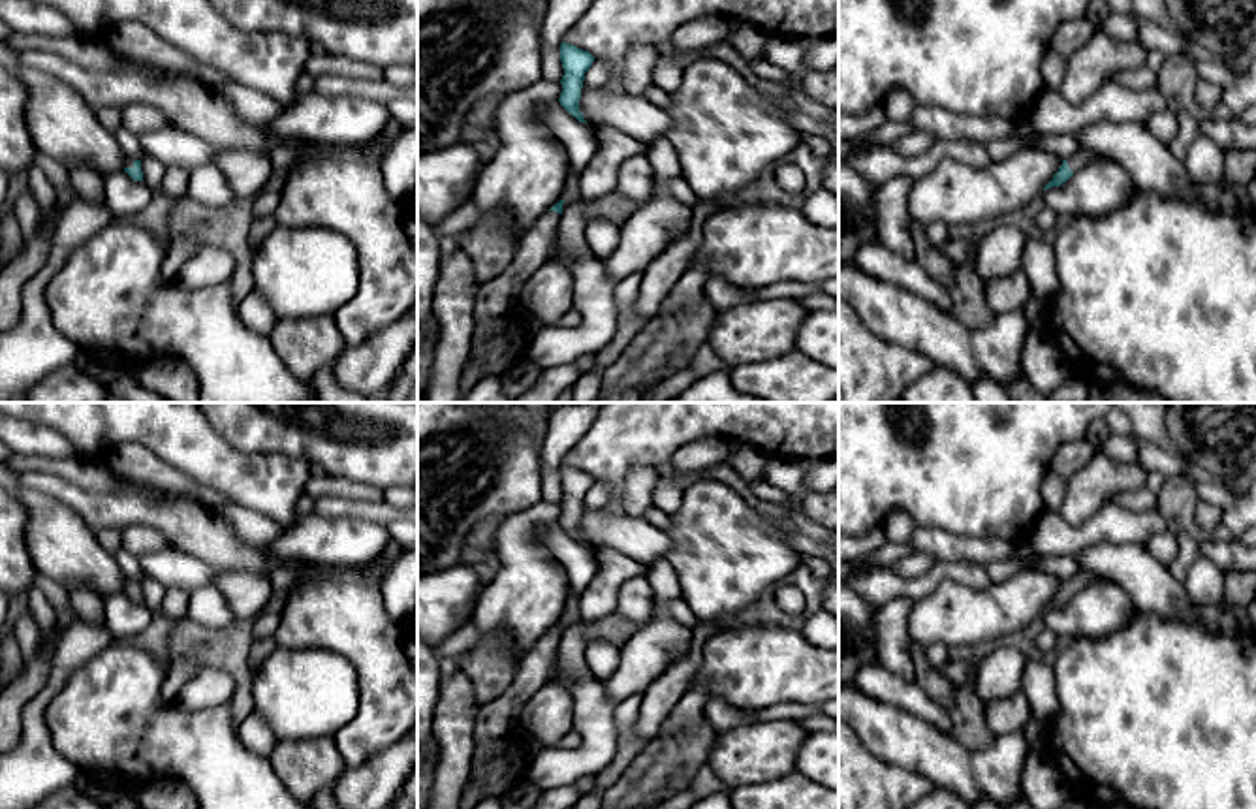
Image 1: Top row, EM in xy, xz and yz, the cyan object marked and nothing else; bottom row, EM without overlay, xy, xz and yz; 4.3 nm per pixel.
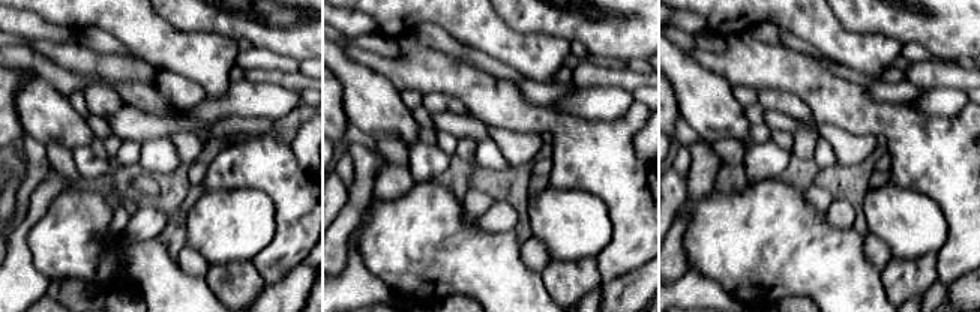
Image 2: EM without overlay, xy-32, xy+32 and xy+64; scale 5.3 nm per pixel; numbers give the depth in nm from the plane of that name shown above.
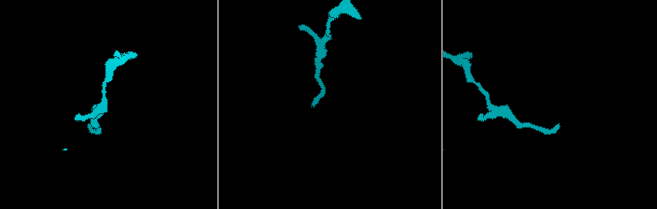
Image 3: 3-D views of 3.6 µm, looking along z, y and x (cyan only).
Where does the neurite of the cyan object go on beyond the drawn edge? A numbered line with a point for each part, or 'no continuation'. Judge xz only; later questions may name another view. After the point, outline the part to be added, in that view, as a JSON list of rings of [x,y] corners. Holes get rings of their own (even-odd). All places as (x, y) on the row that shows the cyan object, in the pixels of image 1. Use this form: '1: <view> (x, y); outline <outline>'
1: xz (497, 298); outline [[[543,213],[523,233],[510,265],[498,277],[478,284],[472,348],[479,350],[487,344],[504,320],[519,307],[519,295],[526,280],[549,258],[558,224],[558,213]]]

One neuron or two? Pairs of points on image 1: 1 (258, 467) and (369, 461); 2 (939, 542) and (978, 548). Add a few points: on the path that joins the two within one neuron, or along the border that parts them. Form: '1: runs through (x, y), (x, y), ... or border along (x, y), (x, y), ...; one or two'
1: border along (266, 452), (301, 458), (309, 463); two
2: runs through (948, 548), (969, 548); one

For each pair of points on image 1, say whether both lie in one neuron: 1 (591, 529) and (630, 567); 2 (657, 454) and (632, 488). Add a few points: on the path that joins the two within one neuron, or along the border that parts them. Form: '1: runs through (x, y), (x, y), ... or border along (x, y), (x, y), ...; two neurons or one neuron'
1: border along (595, 546), (612, 546), (643, 565); two neurons
2: border along (655, 469), (642, 465), (630, 469), (623, 505); two neurons

